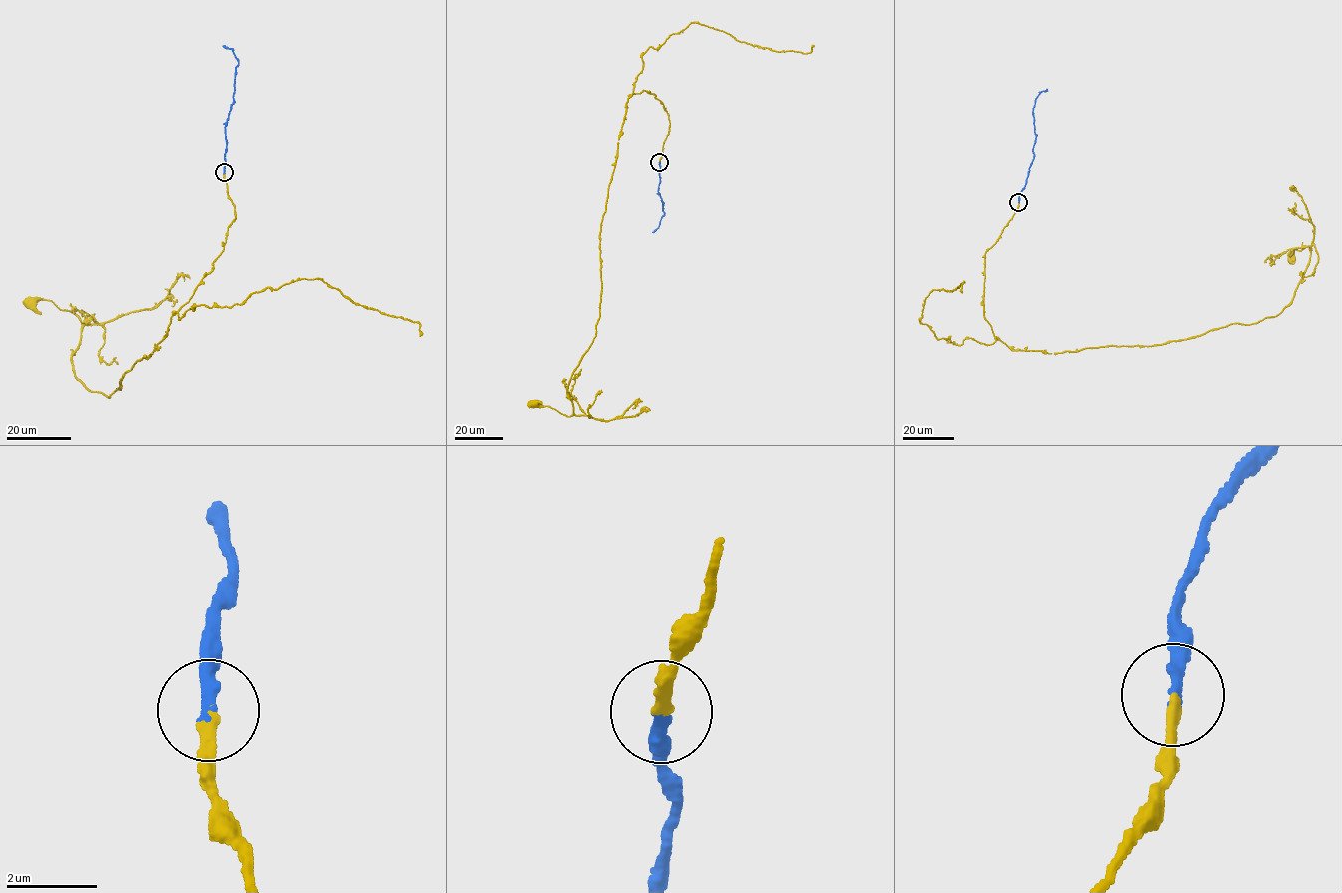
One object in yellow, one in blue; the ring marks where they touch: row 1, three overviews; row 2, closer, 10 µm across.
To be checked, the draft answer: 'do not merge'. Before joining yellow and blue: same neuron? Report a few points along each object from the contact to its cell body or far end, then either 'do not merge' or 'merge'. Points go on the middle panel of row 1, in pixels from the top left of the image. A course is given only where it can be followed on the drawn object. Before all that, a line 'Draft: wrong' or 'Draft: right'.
Draft: wrong
yellow runs (659, 162), (668, 115), (644, 90), (628, 99), (618, 138), (599, 319), (568, 384), (573, 415), (532, 403); blue runs (659, 162), (658, 191), (664, 213), (652, 232); merge

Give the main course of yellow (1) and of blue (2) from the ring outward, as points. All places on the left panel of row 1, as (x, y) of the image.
1: (224, 172), (236, 217), (224, 249), (163, 340), (110, 398), (75, 376), (81, 321), (51, 300), (29, 303)
2: (224, 172), (225, 128), (233, 102), (238, 59), (233, 50), (222, 45)

